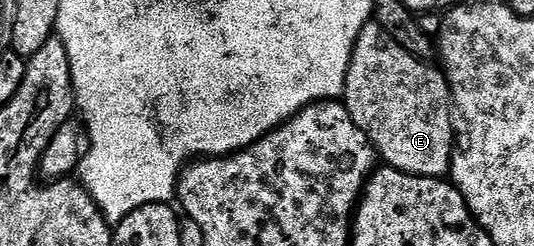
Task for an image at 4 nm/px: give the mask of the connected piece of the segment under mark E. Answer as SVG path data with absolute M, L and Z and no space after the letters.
M376 22L366 23L353 46L352 59L345 73L341 102L386 166L409 175L442 178L452 168L452 153L455 149L453 117L448 111L449 83L440 68L426 68L418 59L420 58L412 52L392 45Z

